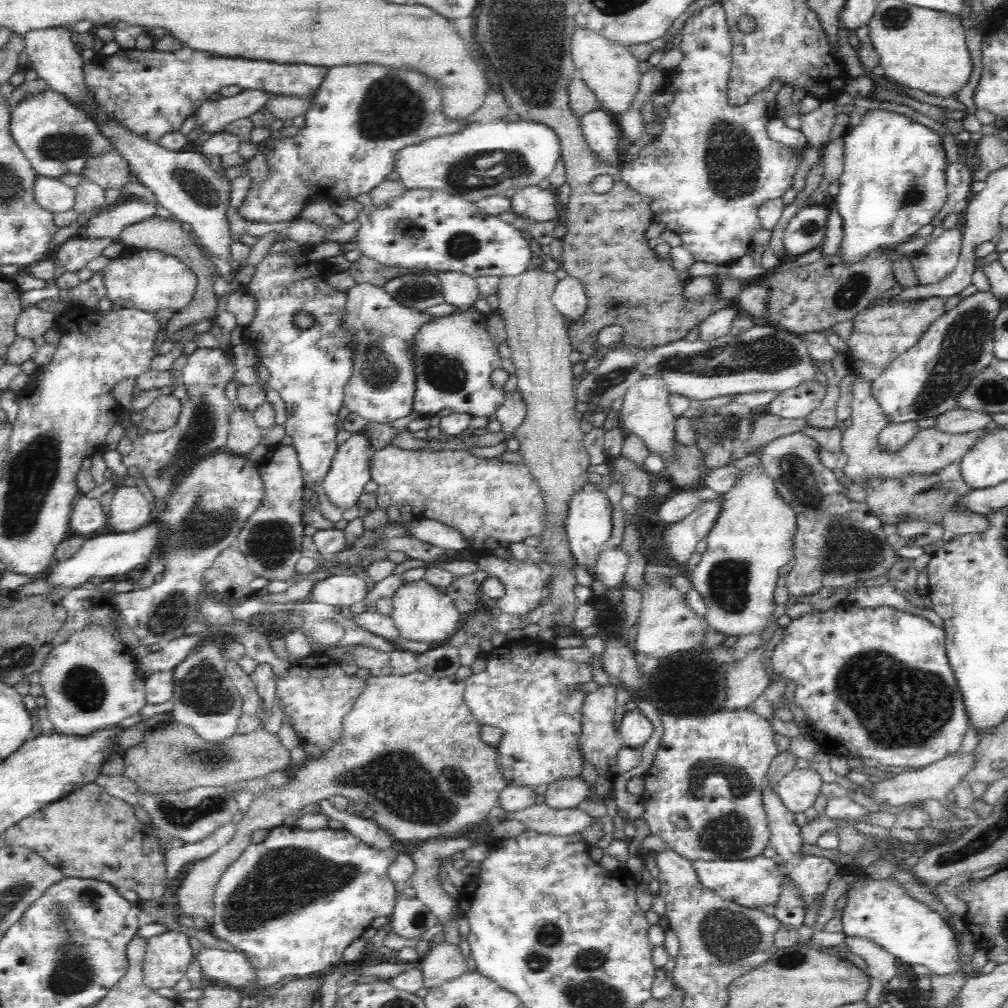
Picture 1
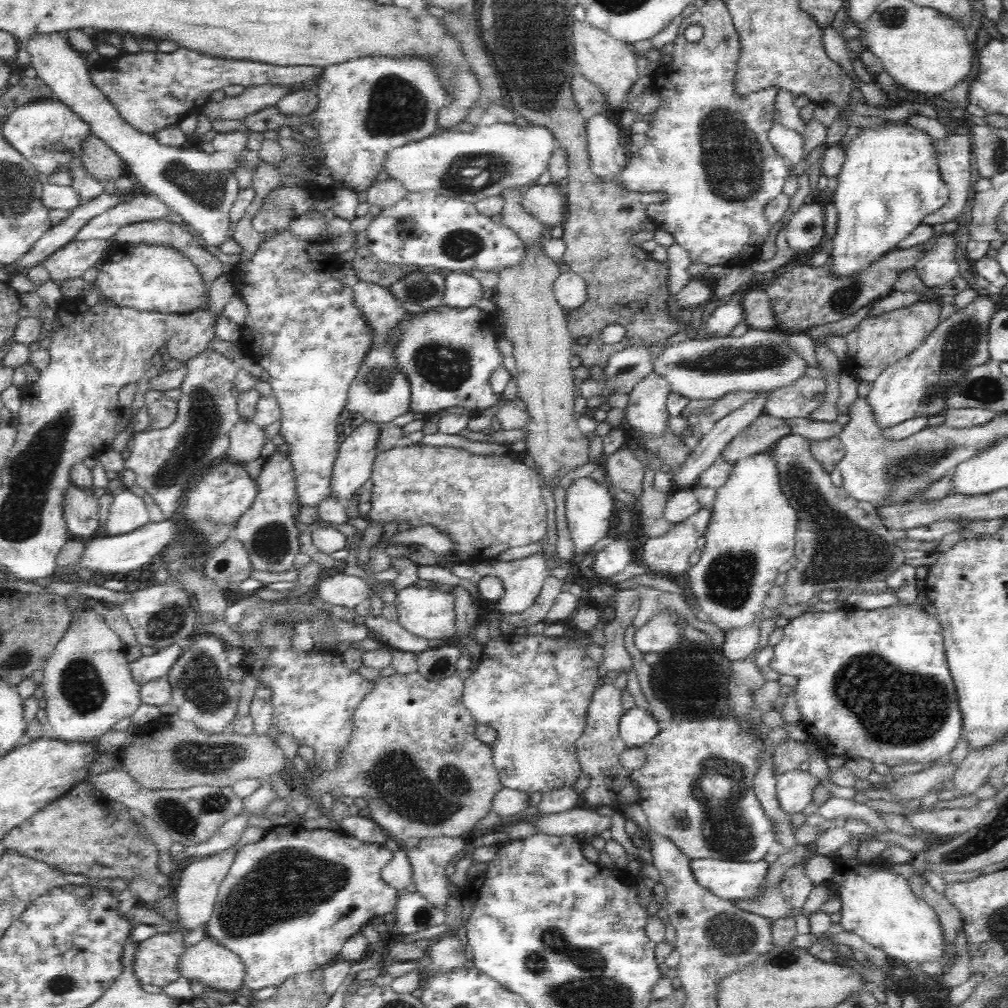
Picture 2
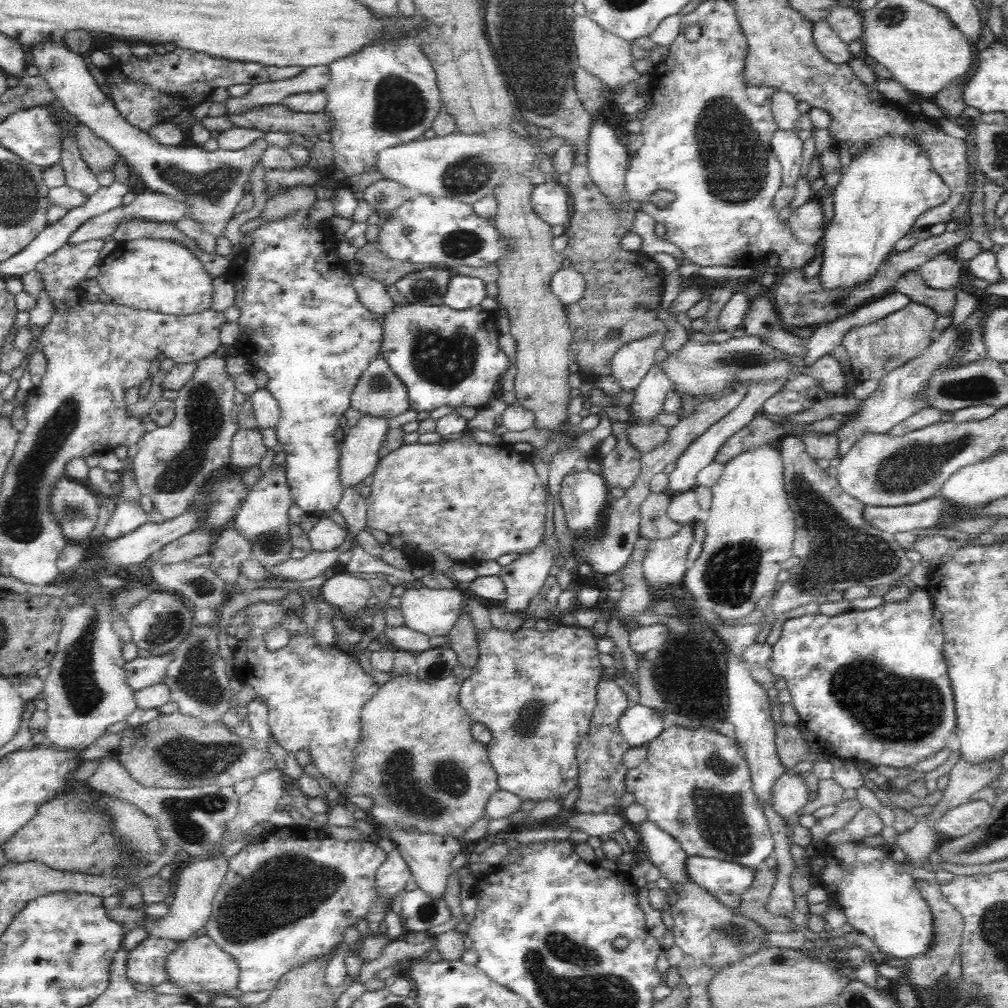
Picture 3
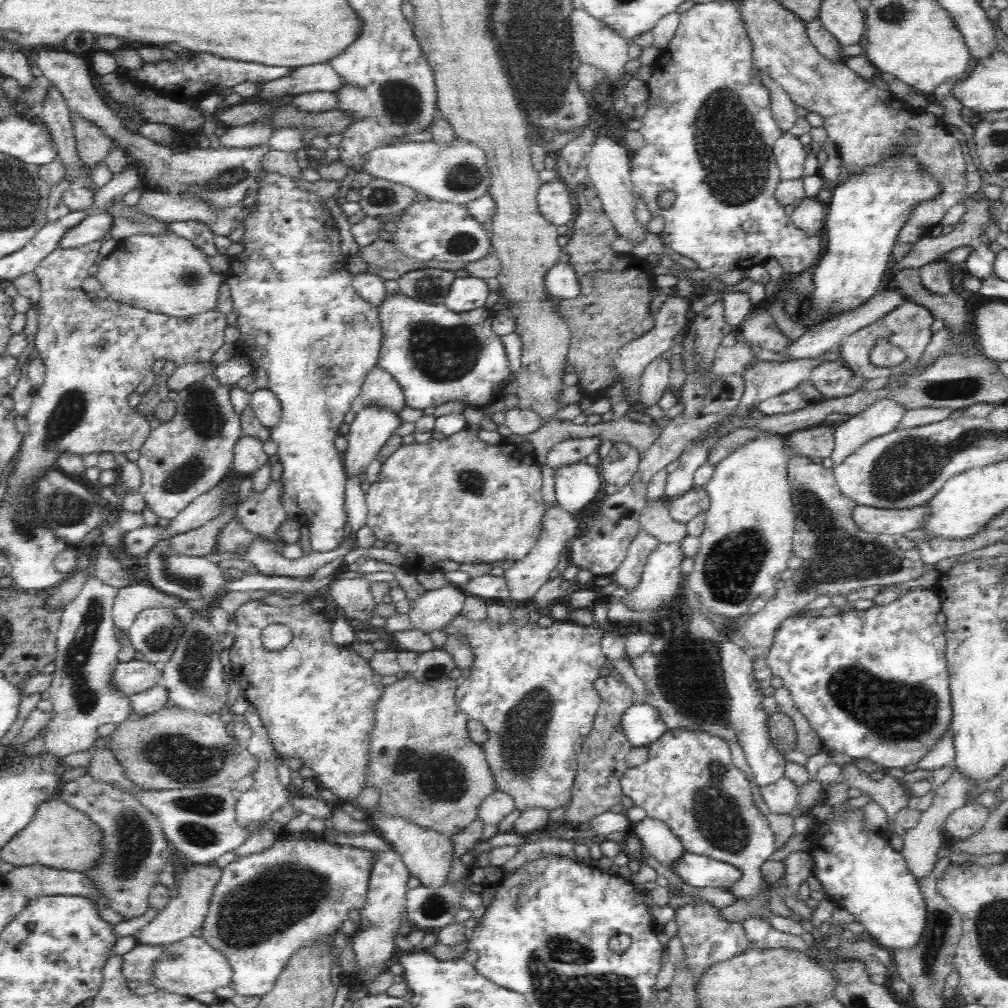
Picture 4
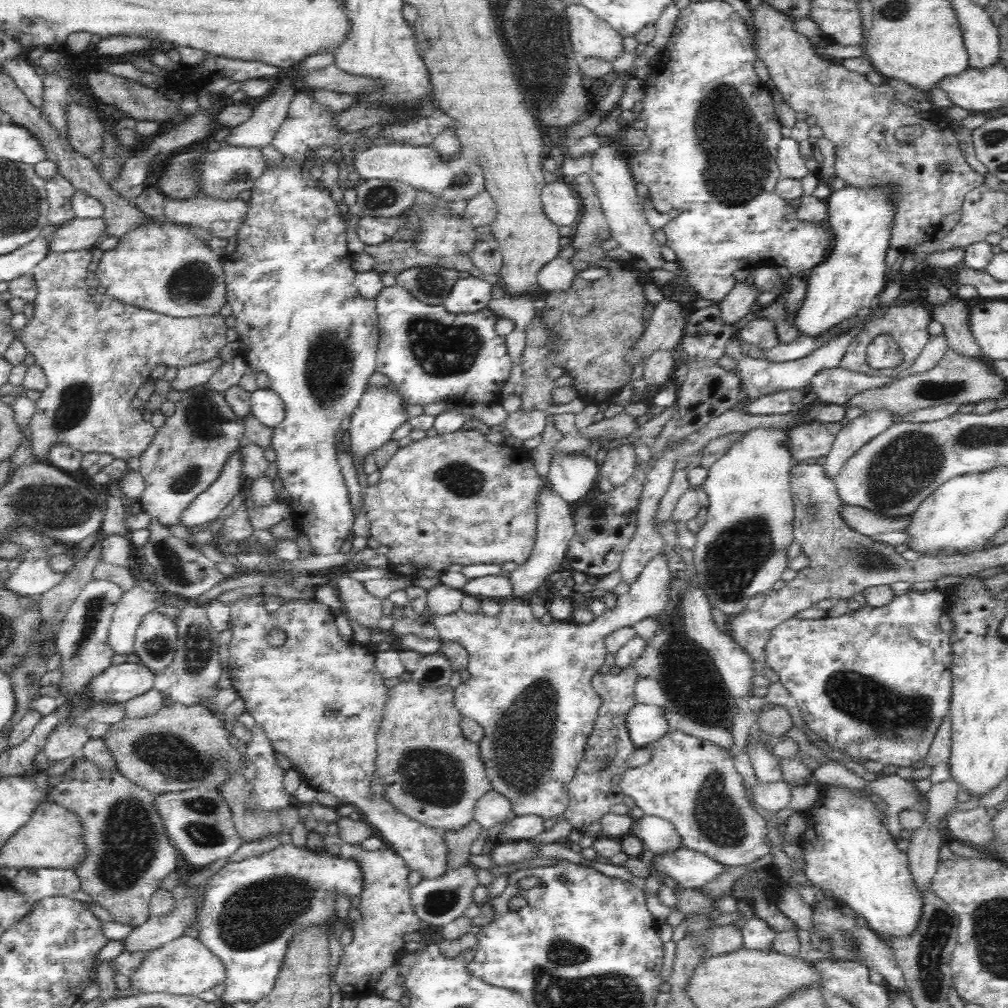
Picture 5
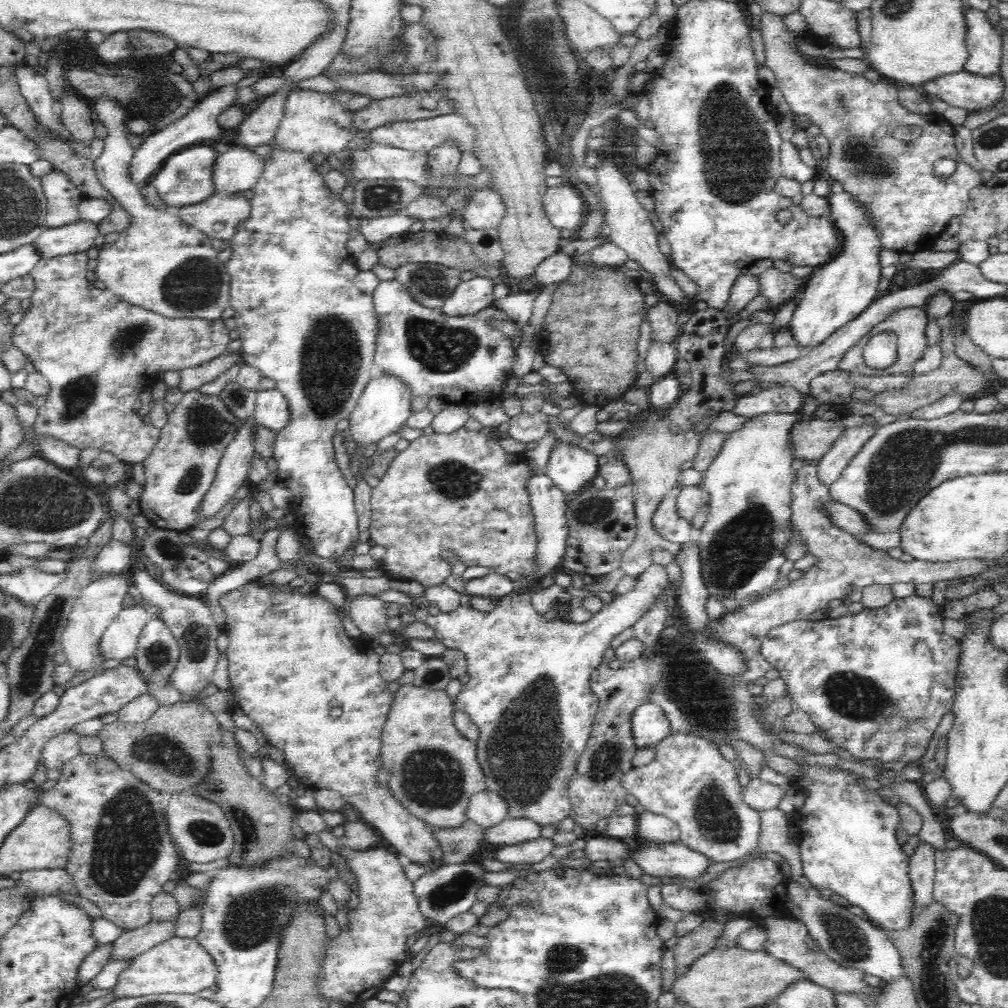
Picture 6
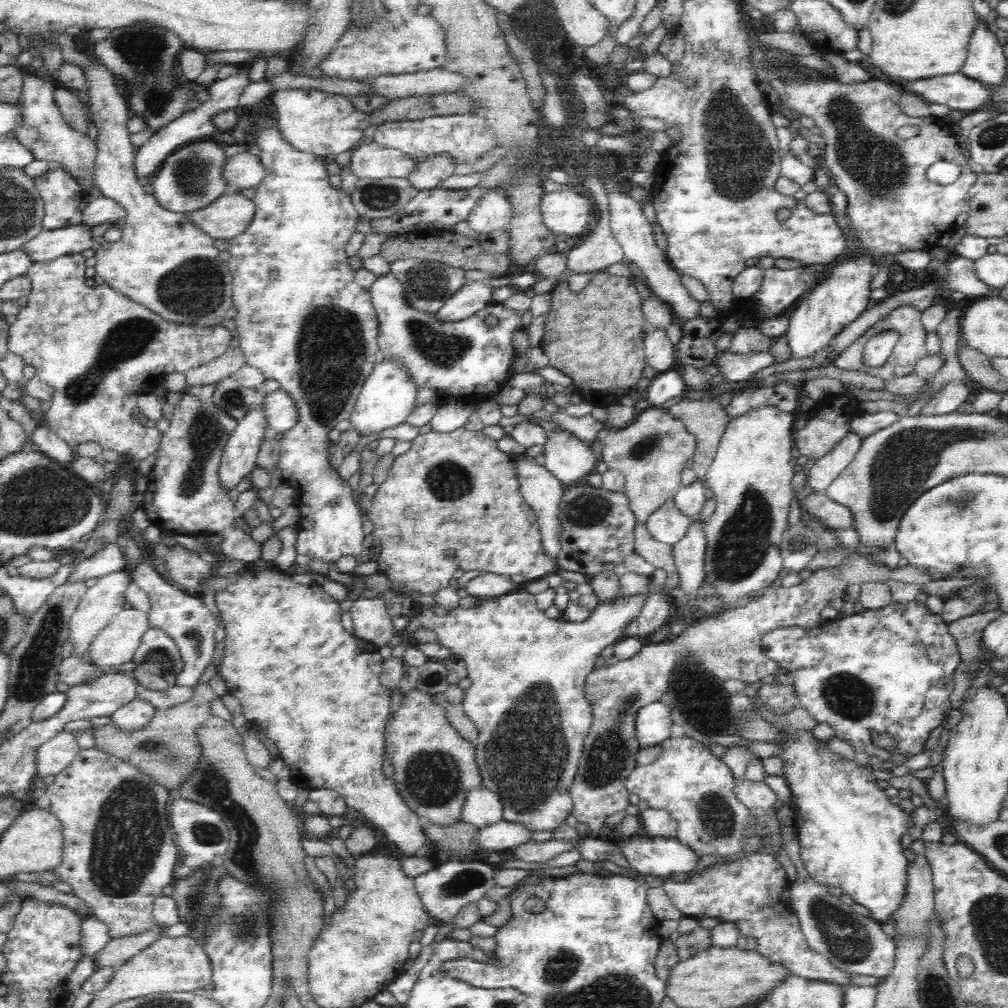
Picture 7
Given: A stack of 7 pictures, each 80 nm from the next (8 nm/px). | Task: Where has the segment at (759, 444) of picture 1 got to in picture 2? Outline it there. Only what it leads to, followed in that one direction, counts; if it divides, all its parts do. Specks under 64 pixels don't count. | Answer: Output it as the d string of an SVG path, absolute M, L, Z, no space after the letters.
M770 415L756 417L746 436L735 436L723 449L723 460L735 463L741 458L767 452L780 438L792 433L788 420Z

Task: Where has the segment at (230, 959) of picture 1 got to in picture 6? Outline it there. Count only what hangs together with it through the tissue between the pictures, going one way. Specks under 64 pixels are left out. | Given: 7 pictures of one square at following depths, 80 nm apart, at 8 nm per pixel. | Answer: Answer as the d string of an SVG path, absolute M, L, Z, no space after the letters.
M174 937L139 954L131 960L130 968L124 970L113 987L119 998L148 996L150 994L193 994L216 984L220 969L208 951L196 938Z

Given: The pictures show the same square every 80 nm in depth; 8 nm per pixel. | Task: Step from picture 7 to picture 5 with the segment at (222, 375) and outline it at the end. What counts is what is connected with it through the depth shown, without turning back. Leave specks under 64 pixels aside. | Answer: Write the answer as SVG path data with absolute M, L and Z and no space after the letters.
M221 355L207 362L195 363L179 368L176 376L174 376L174 380L170 382L171 388L182 393L190 387L205 384L212 374L222 366L226 358L225 355Z

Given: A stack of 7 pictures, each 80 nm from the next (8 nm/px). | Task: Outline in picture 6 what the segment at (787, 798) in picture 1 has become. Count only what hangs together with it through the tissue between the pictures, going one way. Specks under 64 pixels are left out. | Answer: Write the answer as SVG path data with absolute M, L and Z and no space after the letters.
M758 777L751 778L750 782L743 787L744 802L757 811L778 809L785 792L784 786L764 782Z

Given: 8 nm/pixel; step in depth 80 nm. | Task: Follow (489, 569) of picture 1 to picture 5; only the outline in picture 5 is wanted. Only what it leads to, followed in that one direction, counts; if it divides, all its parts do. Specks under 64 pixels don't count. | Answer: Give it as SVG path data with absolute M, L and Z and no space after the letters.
M543 486L540 500L538 500L537 537L533 549L530 550L526 561L518 564L508 575L510 587L512 587L512 597L523 599L531 597L548 582L548 576L552 572L565 568L566 550L568 550L570 539L575 532L573 509L566 505L556 492L547 490Z

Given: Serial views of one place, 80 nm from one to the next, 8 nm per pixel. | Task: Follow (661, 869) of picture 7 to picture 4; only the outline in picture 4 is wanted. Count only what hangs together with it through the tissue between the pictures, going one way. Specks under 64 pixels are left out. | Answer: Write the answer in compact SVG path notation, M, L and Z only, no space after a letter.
M684 853L675 864L674 872L694 888L732 890L743 874L739 868L706 855Z

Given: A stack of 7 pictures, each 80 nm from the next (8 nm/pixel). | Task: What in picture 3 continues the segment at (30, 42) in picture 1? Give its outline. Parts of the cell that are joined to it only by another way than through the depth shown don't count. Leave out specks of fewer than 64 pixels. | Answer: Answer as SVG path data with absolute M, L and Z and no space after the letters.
M62 40L58 42L36 42L30 46L30 52L33 56L34 68L50 87L50 90L57 98L65 110L76 117L82 125L86 125L92 129L92 132L98 137L108 143L117 153L118 156L126 162L130 172L138 174L140 180L144 182L148 191L158 194L166 195L170 199L180 201L187 207L187 216L193 221L200 223L204 232L212 235L214 239L222 238L224 230L229 221L234 217L234 209L240 202L240 198L245 193L244 184L250 176L250 170L259 162L262 152L268 143L266 142L266 135L261 135L256 138L254 142L250 142L246 148L242 150L214 150L206 151L200 146L181 147L181 146L164 146L160 144L155 138L150 136L150 133L136 128L131 125L121 113L117 111L117 107L113 100L108 97L104 90L100 89L96 80L92 77L88 68L86 67L86 59L81 55L76 54L70 50Z

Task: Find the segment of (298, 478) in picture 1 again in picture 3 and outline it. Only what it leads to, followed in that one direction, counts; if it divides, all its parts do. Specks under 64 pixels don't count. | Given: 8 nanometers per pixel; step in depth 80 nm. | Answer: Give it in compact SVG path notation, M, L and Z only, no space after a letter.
M272 464L252 487L250 498L242 503L232 526L250 543L251 558L264 568L273 567L291 558L293 544L290 538L288 510L295 504L287 481L285 464Z

